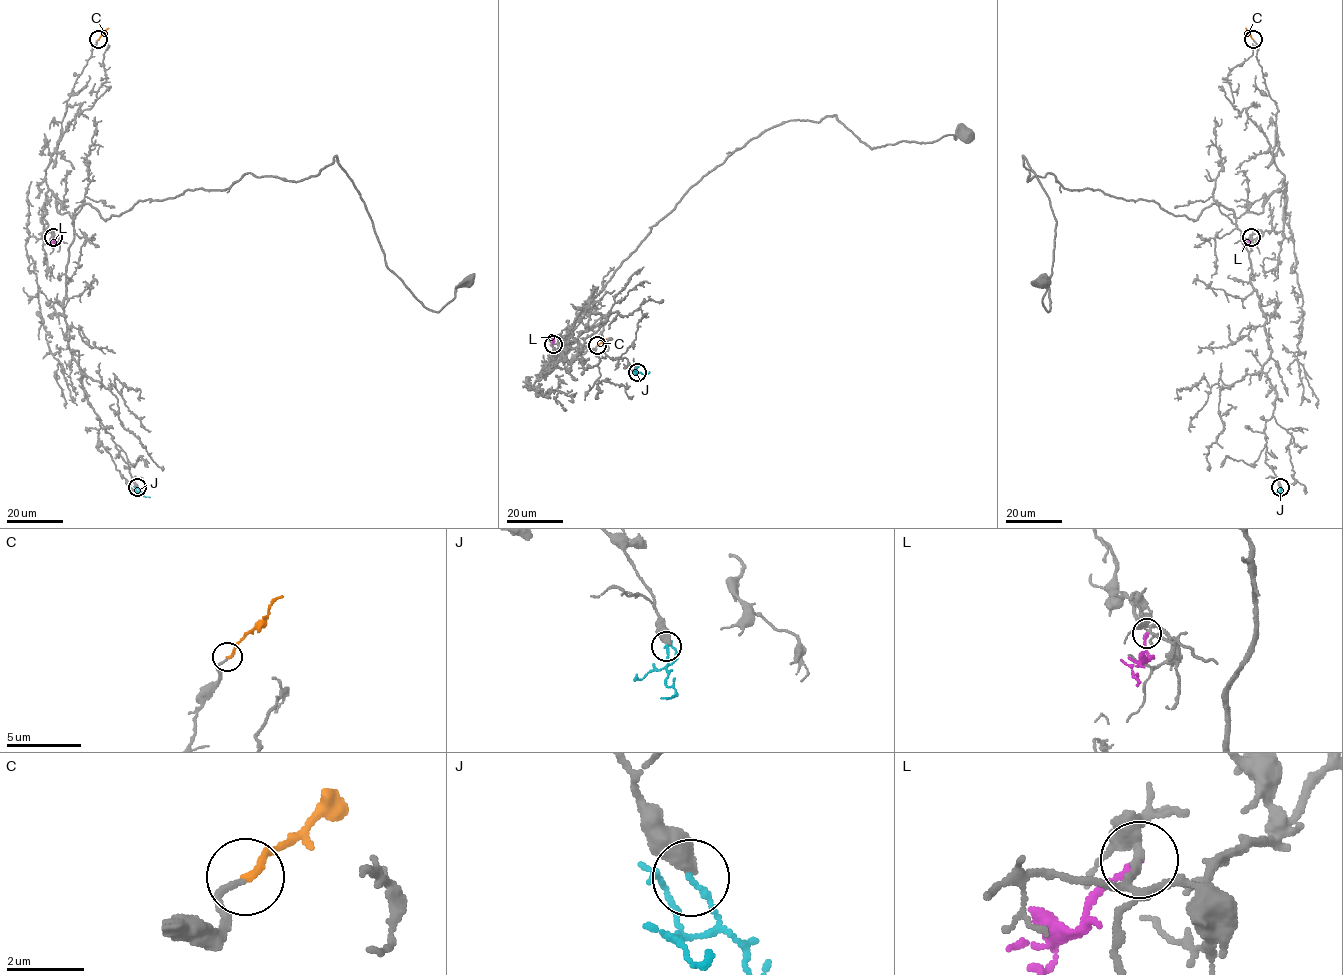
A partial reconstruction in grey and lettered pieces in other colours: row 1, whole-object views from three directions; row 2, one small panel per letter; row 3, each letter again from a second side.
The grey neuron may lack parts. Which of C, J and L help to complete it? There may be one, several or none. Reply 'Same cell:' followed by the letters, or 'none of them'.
Same cell: C

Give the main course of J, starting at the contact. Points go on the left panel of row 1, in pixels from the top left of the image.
J: (137, 487), (150, 497)

